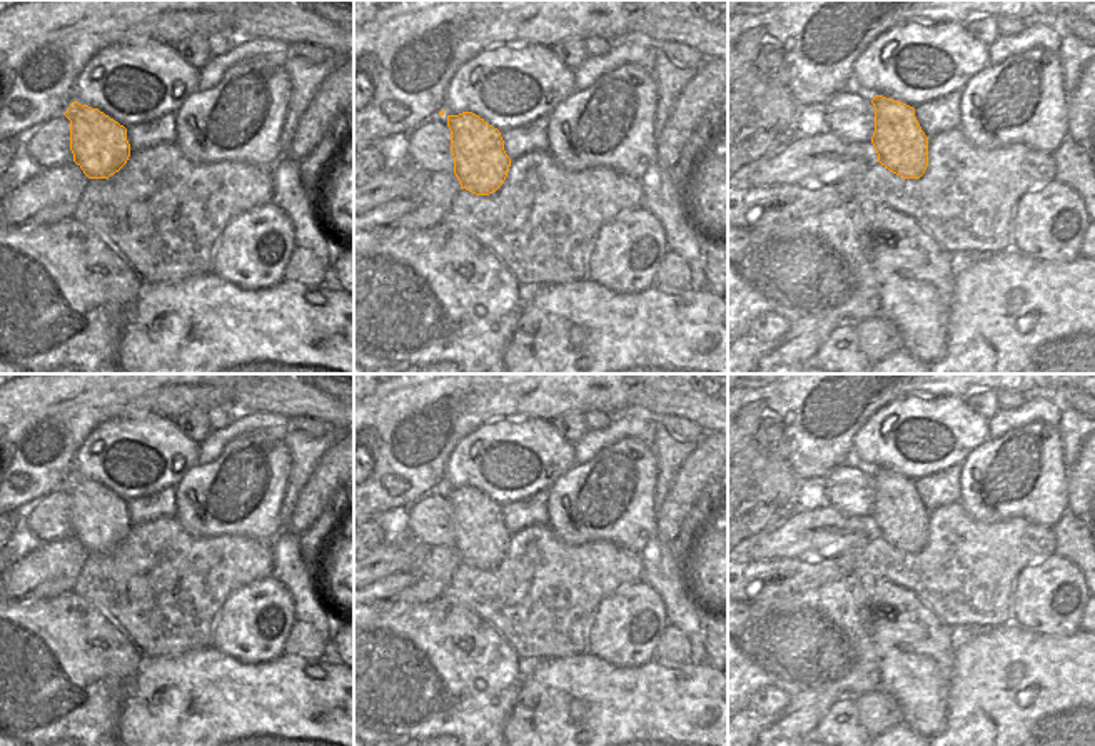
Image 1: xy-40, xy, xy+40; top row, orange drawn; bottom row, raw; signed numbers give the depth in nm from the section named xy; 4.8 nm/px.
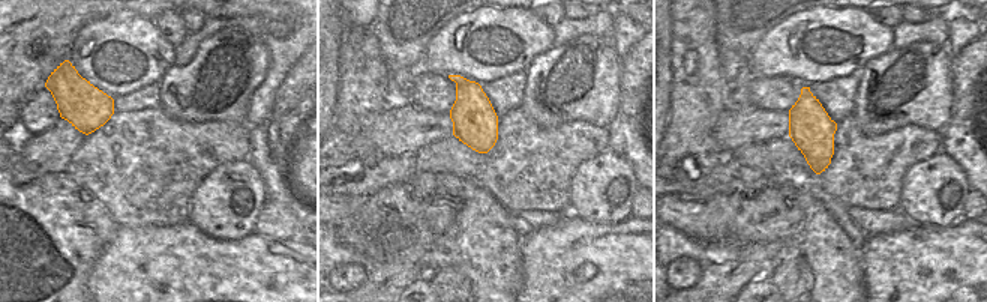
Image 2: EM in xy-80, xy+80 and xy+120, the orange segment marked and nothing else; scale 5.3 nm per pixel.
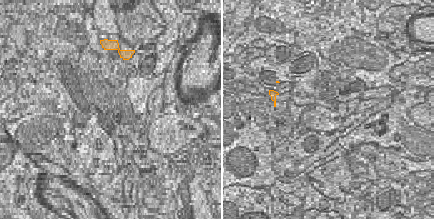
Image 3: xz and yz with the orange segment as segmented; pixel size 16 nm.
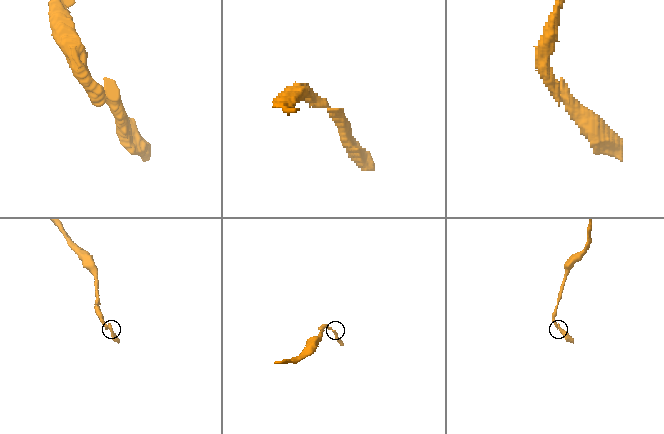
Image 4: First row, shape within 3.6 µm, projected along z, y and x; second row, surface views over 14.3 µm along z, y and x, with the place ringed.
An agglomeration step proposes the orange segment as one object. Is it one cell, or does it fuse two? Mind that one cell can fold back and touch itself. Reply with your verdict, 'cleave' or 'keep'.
keep

